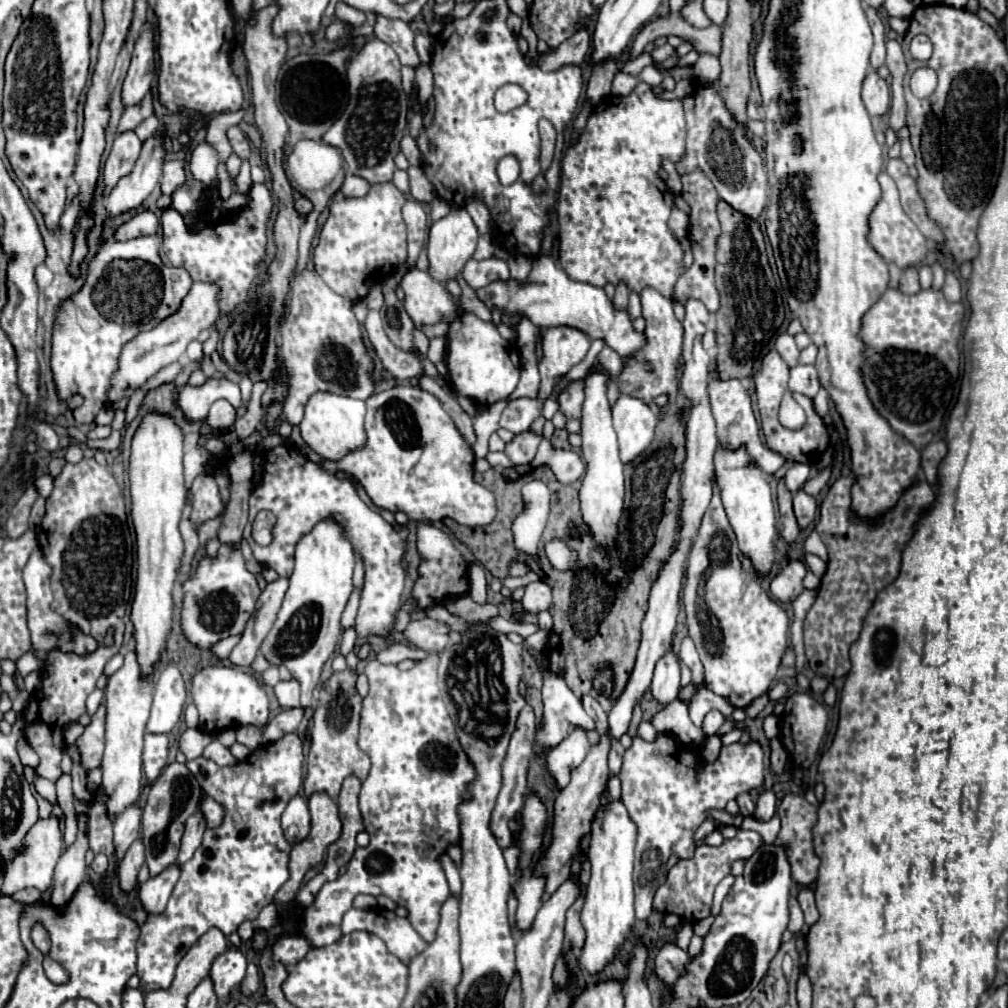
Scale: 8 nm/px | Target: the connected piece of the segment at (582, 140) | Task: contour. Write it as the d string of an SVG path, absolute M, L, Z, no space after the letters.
M637 83L637 87L629 93L629 95L607 95L599 105L593 107L585 129L579 133L579 139L575 143L571 143L565 151L563 157L563 167L561 167L561 187L559 187L559 203L557 203L557 213L559 213L559 263L565 269L565 273L569 273L569 277L573 277L575 281L585 281L589 285L597 285L597 287L605 287L605 283L613 283L617 285L619 281L625 281L629 285L631 291L641 291L643 287L655 287L659 293L663 293L665 297L673 297L673 285L677 281L677 277L683 273L683 251L679 247L679 241L675 239L675 235L669 233L667 229L667 219L673 207L673 193L671 189L665 185L663 179L659 179L657 171L659 171L659 161L663 157L671 159L671 161L679 161L685 155L685 117L683 117L683 109L681 109L681 101L673 99L673 101L663 101L657 99L651 93L651 85L647 83Z

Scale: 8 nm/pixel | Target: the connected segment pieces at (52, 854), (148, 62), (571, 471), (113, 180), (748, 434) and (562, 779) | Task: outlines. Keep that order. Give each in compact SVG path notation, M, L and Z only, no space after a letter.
M45 819L45 821L37 821L33 825L33 829L27 833L25 837L27 849L25 853L21 853L21 857L17 857L17 861L11 863L11 867L5 871L5 879L3 879L3 893L17 893L25 887L35 887L37 891L45 893L51 883L53 883L53 873L55 873L55 865L63 853L63 837L59 831L59 819Z
M147 25L135 43L131 67L129 67L125 83L123 83L121 101L125 107L139 105L143 101L143 97L149 93L151 81L153 81L153 69L155 69L153 31L151 31L151 25Z
M545 437L541 439L537 455L531 461L531 467L541 467L541 465L547 465L561 483L573 483L585 473L585 463L575 451L559 449Z
M127 131L127 133L121 133L115 137L113 149L103 167L105 197L113 191L113 187L117 185L117 181L121 177L125 177L133 171L135 161L139 159L139 151L141 151L141 141L137 139L137 135L133 131Z
M711 363L711 371L709 371L709 397L711 397L711 409L713 409L713 415L715 415L715 421L717 421L717 437L719 437L721 445L737 447L737 445L745 443L747 449L749 449L749 455L759 463L759 467L765 473L775 473L777 469L781 469L785 465L785 459L779 453L767 449L759 441L757 423L755 423L753 409L751 409L751 399L749 399L749 393L743 389L741 381L739 379L721 381L715 363Z
M575 729L561 745L551 749L545 757L547 761L547 775L555 781L555 787L561 791L567 787L571 771L579 767L589 753L589 741L583 729Z

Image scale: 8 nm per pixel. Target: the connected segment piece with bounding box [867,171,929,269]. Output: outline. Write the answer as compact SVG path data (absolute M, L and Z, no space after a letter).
M881 171L879 173L879 183L881 183L881 199L875 205L875 209L869 215L869 245L887 261L887 263L895 263L901 269L907 267L917 267L929 253L927 245L925 245L925 237L921 235L921 231L917 229L917 225L913 225L913 221L907 217L907 213L901 209L899 205L899 195L897 195L897 187L895 181Z

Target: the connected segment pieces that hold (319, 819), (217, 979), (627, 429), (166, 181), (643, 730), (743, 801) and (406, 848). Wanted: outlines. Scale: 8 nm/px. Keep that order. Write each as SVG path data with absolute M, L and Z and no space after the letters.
M313 793L309 797L309 811L311 811L311 833L307 835L305 841L297 843L293 849L291 849L291 861L289 861L289 871L291 871L291 877L289 881L285 883L285 889L281 889L281 893L277 893L275 897L275 903L281 903L281 901L291 901L295 899L303 879L305 879L305 873L319 865L323 861L323 853L327 851L327 847L331 843L335 843L341 835L341 821L339 821L339 811L337 811L337 803L327 795L327 793Z
M229 947L225 953L221 953L221 957L217 957L211 969L211 981L219 1001L223 1003L231 1001L231 993L239 989L241 981L245 979L245 971L247 971L247 961L239 949Z
M619 395L613 405L613 427L619 437L621 461L633 461L649 447L657 419L657 413L643 399Z
M165 161L161 173L161 191L165 195L171 195L183 181L185 181L183 161Z
M643 721L641 725L639 725L639 735L641 735L641 739L645 739L645 741L655 741L659 735L663 735L661 731L657 731L651 723L647 723L647 721Z
M743 791L743 793L737 797L737 805L739 805L743 817L753 815L753 811L755 811L755 801L753 801L753 797L751 797L749 791Z
M429 655L425 661L415 663L407 671L401 671L397 665L383 665L377 659L367 661L365 675L369 679L369 693L363 699L359 747L371 757L371 771L361 785L359 807L371 843L365 849L357 849L347 865L347 871L335 881L325 883L315 901L305 909L301 935L309 941L311 949L331 945L341 937L341 919L351 909L353 899L359 893L387 895L397 905L407 909L407 921L427 943L435 937L441 901L449 897L449 885L439 865L439 855L445 853L449 843L459 843L457 803L461 801L467 783L473 781L473 767L457 741L455 725L439 695L437 665L437 655Z

